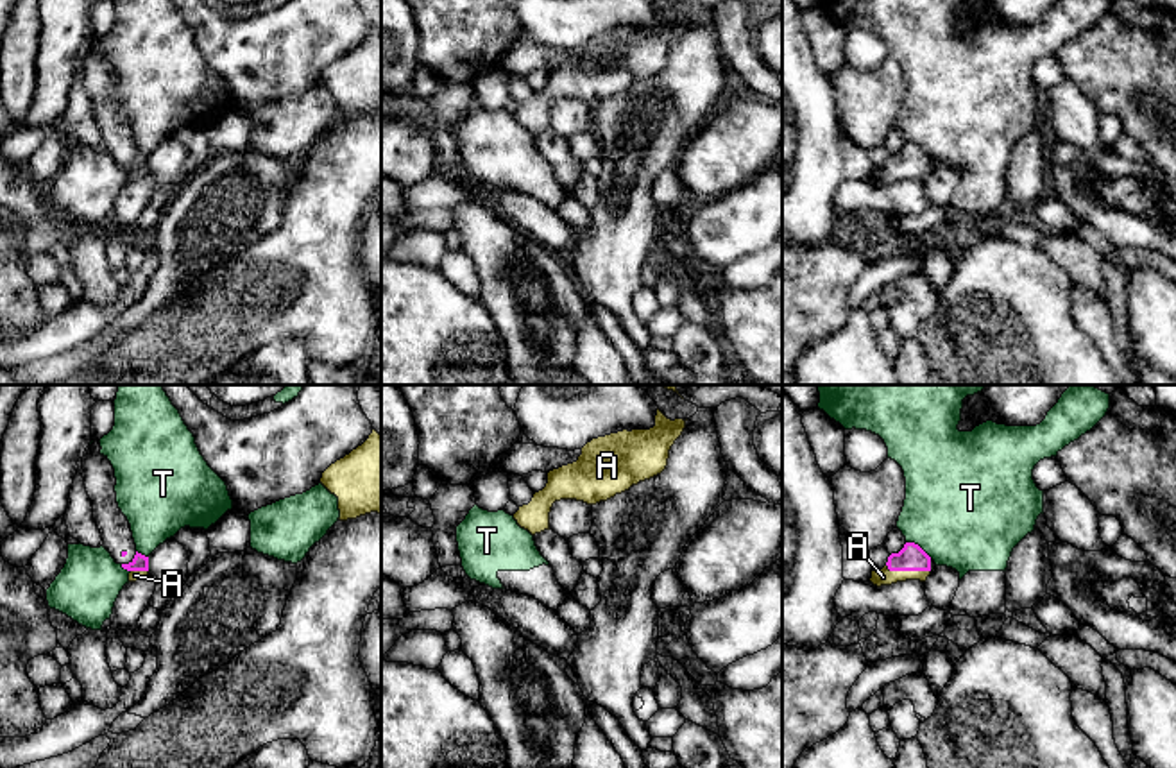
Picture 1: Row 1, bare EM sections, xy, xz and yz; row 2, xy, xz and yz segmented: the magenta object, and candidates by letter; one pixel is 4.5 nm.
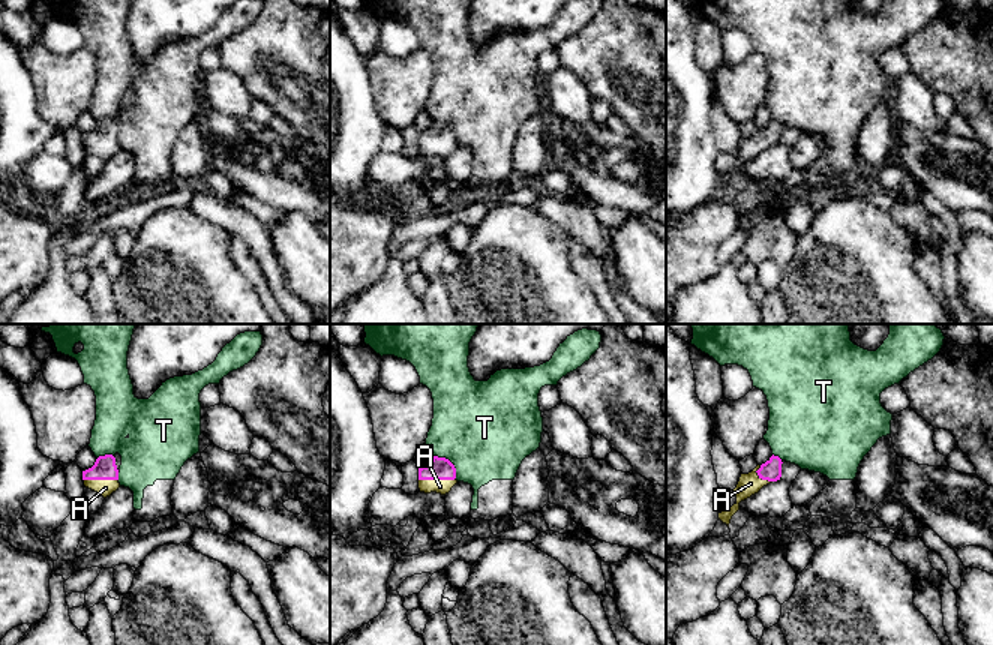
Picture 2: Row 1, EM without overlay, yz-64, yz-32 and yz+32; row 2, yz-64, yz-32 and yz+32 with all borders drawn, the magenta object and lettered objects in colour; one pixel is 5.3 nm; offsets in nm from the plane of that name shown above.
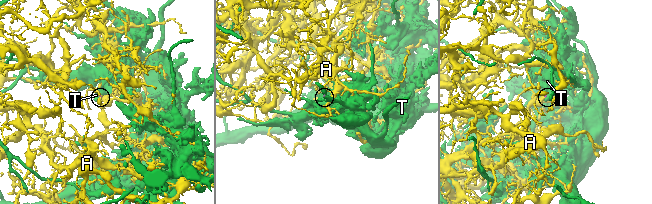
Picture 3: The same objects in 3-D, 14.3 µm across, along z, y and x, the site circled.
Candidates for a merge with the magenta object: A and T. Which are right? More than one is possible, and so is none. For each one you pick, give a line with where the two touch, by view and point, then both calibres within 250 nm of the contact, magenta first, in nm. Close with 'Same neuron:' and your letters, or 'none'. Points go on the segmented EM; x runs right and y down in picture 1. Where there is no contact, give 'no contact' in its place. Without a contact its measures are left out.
A: yz (908, 570) | 120/80 nm
Same neuron: A

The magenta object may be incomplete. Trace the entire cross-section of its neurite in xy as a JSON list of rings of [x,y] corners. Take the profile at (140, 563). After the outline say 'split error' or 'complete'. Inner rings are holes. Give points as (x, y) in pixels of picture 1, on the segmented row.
[[[93,440],[86,448],[81,474],[91,499],[93,519],[102,533],[104,548],[116,564],[129,571],[129,582],[136,582],[149,575],[149,557],[136,551],[131,525],[116,503],[115,469],[100,449],[98,440]]] | split error

